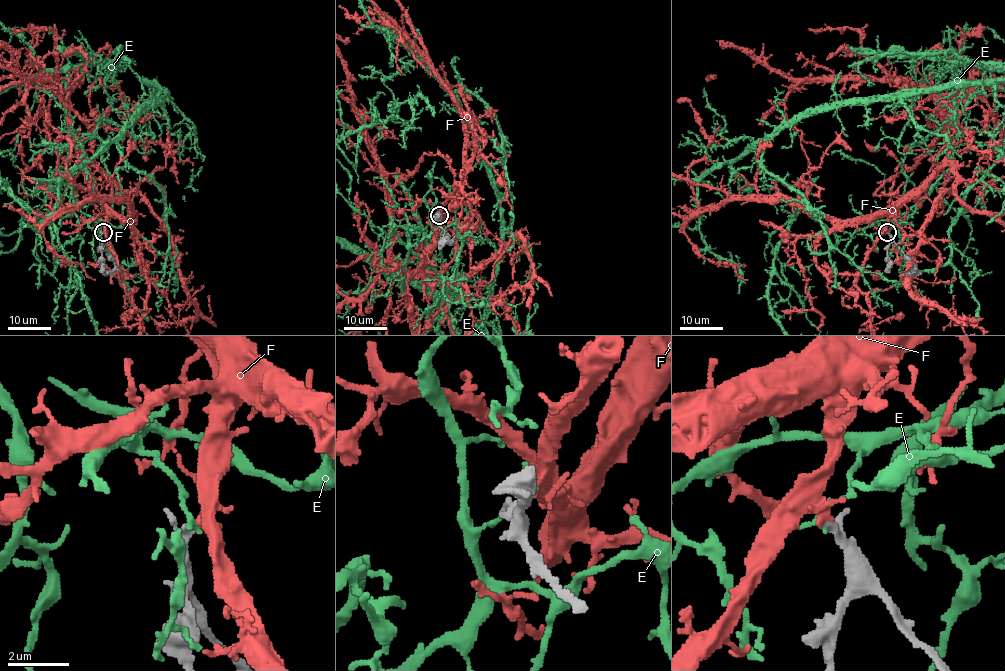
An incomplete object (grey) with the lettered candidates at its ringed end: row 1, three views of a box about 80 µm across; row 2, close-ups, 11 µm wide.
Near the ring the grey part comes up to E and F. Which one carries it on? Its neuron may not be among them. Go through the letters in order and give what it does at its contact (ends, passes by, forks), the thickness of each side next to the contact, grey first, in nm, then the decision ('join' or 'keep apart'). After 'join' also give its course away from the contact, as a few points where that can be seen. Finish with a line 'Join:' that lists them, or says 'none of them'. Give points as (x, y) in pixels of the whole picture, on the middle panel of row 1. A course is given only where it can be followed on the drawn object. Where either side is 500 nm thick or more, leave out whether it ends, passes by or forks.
E: it ends; calibres 220 and 180 nm; keep apart
F: it passes by; calibres 240 and 200 nm; join
Join: F

